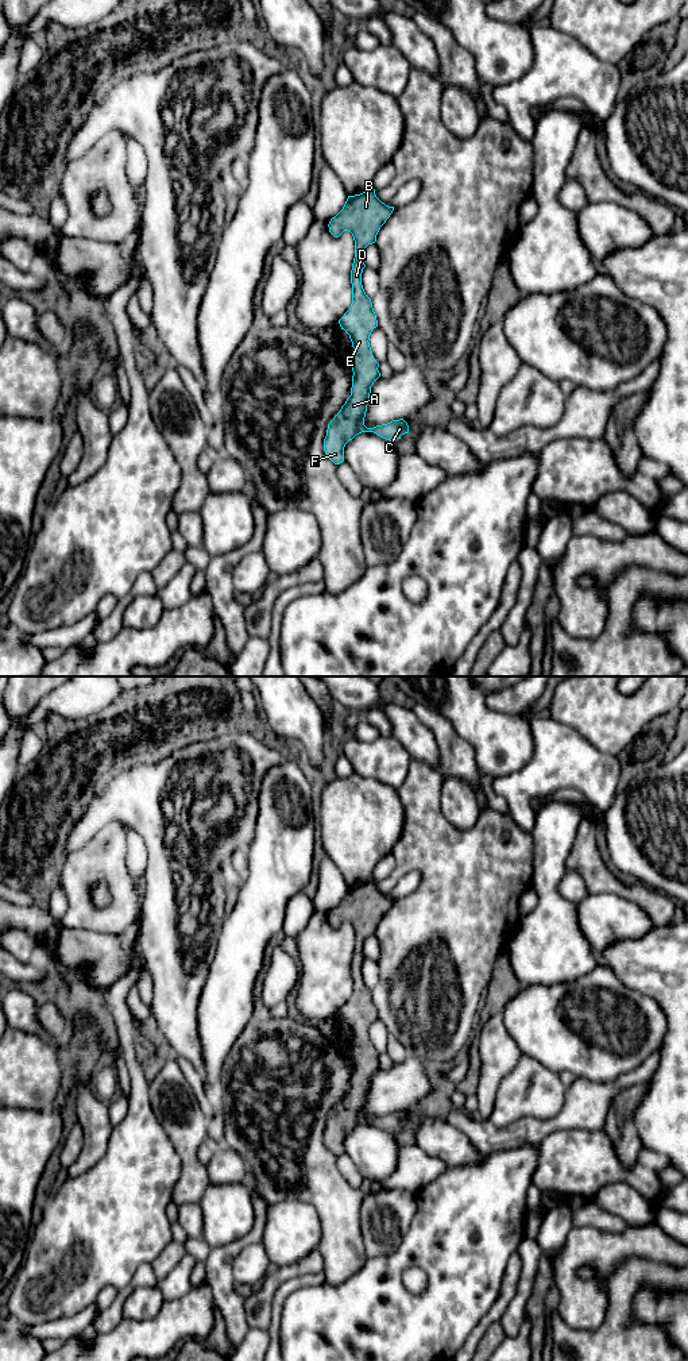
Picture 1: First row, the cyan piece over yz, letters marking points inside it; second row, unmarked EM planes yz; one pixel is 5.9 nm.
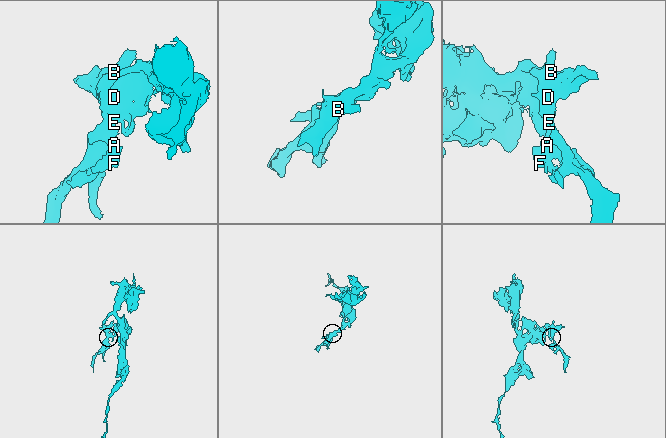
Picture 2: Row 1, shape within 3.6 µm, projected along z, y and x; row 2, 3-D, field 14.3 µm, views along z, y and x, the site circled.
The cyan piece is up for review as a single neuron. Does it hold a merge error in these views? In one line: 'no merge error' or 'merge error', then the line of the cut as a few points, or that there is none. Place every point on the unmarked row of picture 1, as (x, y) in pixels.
no merge error | no cut

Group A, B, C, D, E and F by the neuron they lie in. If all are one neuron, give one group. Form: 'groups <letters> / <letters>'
groups A B C D E F

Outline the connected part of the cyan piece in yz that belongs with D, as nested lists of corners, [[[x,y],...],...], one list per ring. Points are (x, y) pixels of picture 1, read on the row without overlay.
[[[368,880],[360,886],[348,887],[343,901],[331,910],[329,924],[339,929],[344,922],[349,922],[355,932],[355,949],[351,961],[352,995],[339,1011],[352,1033],[352,1079],[351,1087],[341,1098],[340,1103],[328,1115],[324,1130],[324,1142],[335,1154],[344,1153],[344,1138],[362,1123],[374,1123],[378,1127],[394,1133],[409,1125],[409,1117],[403,1110],[393,1111],[387,1115],[367,1119],[364,1109],[370,1091],[371,1077],[380,1068],[379,1055],[370,1038],[370,1026],[378,1018],[376,1006],[371,990],[362,976],[362,964],[366,959],[363,944],[368,936],[376,933],[380,918],[393,905],[394,898],[382,894],[375,880]]]

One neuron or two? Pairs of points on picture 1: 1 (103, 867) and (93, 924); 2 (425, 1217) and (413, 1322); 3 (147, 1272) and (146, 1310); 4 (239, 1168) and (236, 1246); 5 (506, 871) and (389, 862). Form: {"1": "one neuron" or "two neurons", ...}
{"1": "one neuron", "2": "one neuron", "3": "two neurons", "4": "two neurons", "5": "two neurons"}

